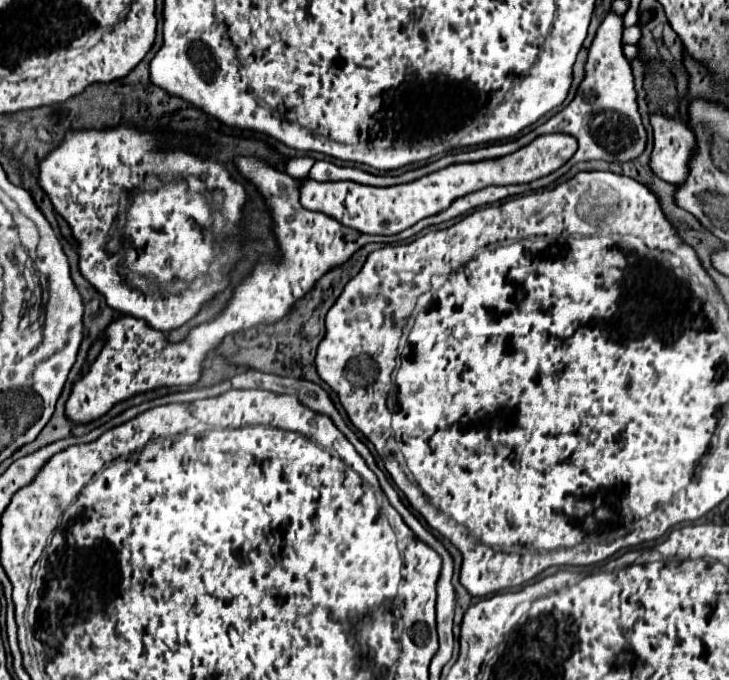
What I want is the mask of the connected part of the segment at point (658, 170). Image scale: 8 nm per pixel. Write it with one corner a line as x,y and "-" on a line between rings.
653,113
653,151
649,169
667,183
681,183
687,177
689,157
693,151
693,133
681,119

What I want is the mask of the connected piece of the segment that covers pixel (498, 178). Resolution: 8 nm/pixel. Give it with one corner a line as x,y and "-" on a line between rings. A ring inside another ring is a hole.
551,133
551,135
537,137
527,147
511,155
505,155
499,159
475,161
475,163
455,163
405,185
369,187
369,185
353,183
353,181
317,183
317,181
305,179
301,187
301,205
309,211
321,211
361,233
395,235
413,227
425,217
445,211
455,199
475,193
479,189
485,189
491,185
521,185
521,183
529,183
539,177
545,177
553,173
557,167
565,165
565,161
569,161
569,157
575,151
577,151
575,137
569,137
565,133

